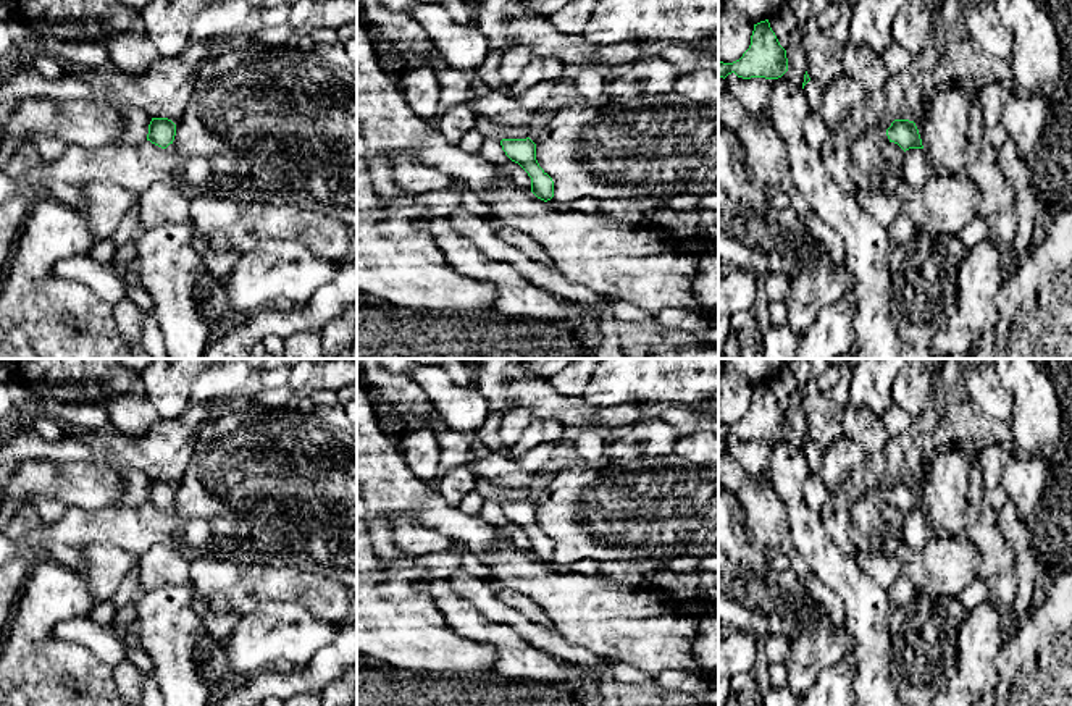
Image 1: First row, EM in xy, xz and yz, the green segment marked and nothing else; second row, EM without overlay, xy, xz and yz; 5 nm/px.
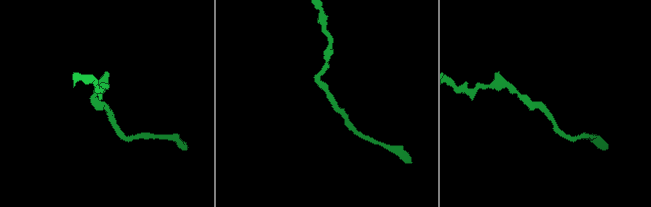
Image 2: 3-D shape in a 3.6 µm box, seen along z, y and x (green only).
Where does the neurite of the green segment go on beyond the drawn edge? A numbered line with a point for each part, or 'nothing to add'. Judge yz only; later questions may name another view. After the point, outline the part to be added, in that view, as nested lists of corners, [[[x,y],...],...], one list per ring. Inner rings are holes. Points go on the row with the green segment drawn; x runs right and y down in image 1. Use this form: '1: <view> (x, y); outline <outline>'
nothing to add

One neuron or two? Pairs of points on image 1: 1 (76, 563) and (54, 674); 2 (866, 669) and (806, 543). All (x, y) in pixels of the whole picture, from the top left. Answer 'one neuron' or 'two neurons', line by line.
1: two neurons
2: one neuron

